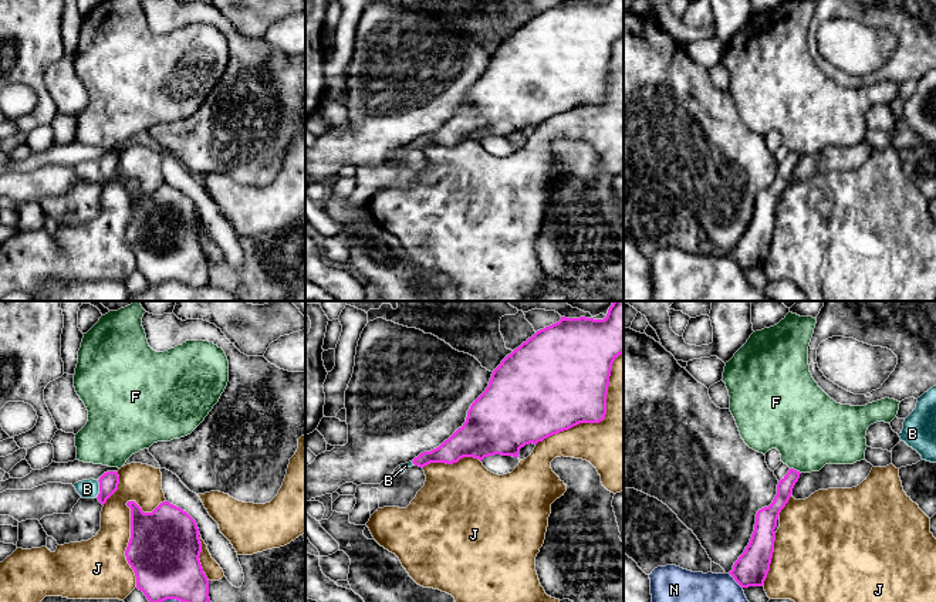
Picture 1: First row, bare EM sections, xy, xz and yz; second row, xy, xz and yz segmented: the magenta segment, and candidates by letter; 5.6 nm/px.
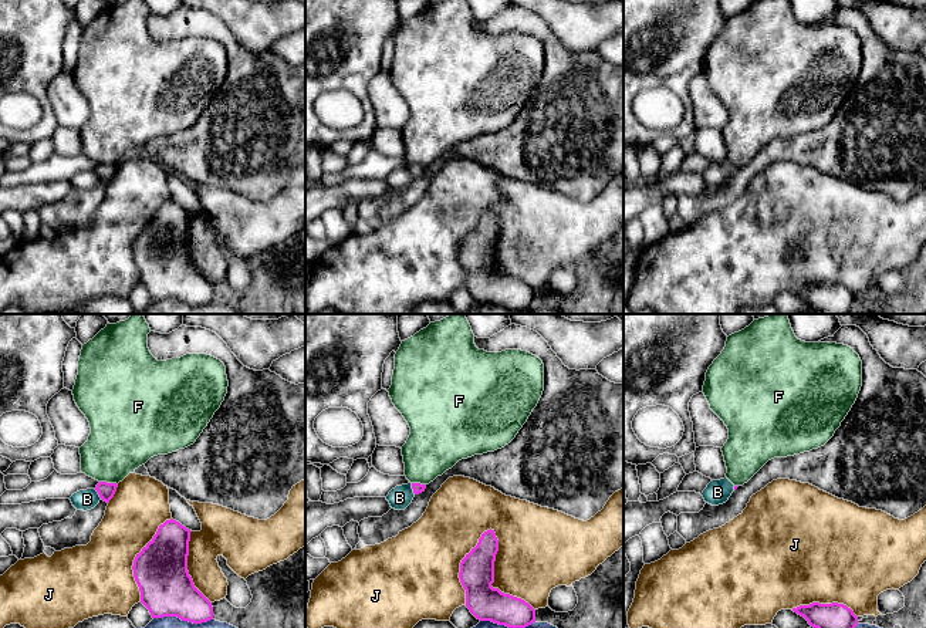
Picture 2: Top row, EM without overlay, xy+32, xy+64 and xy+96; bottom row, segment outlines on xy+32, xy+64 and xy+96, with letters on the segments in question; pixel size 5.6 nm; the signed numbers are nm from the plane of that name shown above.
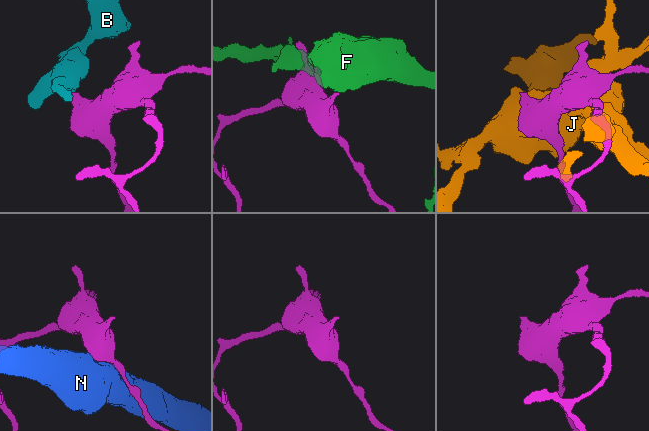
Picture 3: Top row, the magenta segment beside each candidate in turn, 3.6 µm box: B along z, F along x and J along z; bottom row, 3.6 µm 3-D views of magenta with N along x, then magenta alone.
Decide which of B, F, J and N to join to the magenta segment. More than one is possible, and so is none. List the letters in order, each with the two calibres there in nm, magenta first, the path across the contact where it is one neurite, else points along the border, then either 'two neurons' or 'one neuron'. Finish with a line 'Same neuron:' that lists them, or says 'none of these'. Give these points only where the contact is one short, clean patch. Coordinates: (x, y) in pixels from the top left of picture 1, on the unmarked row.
B: 110 nm thick on the magenta side, 110 nm on the other; runs through xy (108, 163), (100, 171), (87, 171); one neuron
F: 100 nm thick on the magenta side, 420 nm on the other; two neurons
J: 400 nm thick on the magenta side, 380 nm on the other; two neurons
N: 190 nm thick on the magenta side, 460 nm on the other; two neurons
Same neuron: B

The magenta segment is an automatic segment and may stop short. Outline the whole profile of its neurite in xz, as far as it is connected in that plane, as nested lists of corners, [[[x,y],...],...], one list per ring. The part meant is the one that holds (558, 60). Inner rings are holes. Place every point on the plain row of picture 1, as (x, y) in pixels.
[[[561,0],[558,4],[537,13],[531,20],[507,37],[493,53],[489,68],[472,85],[466,104],[439,129],[423,133],[413,146],[457,145],[463,139],[501,136],[518,139],[526,126],[568,112],[579,105],[599,105],[606,97],[606,77],[614,43],[624,35],[624,0]]]

